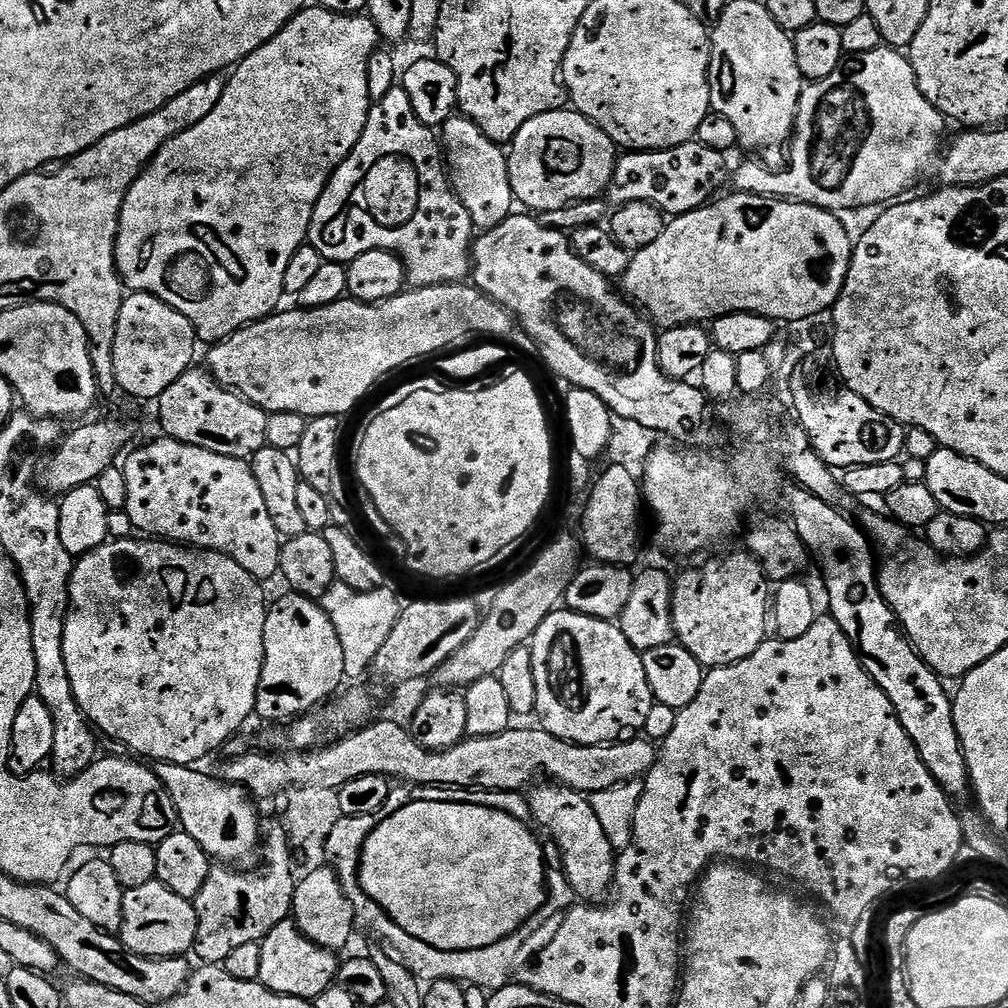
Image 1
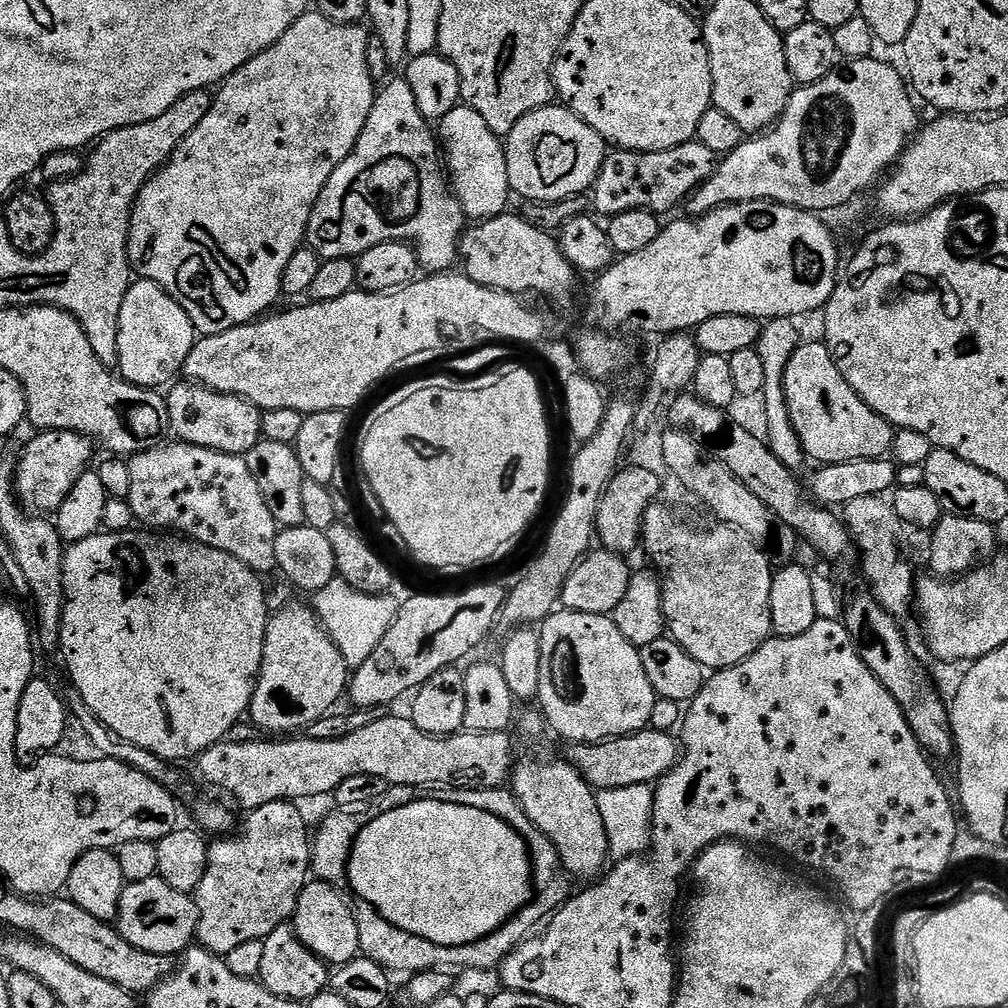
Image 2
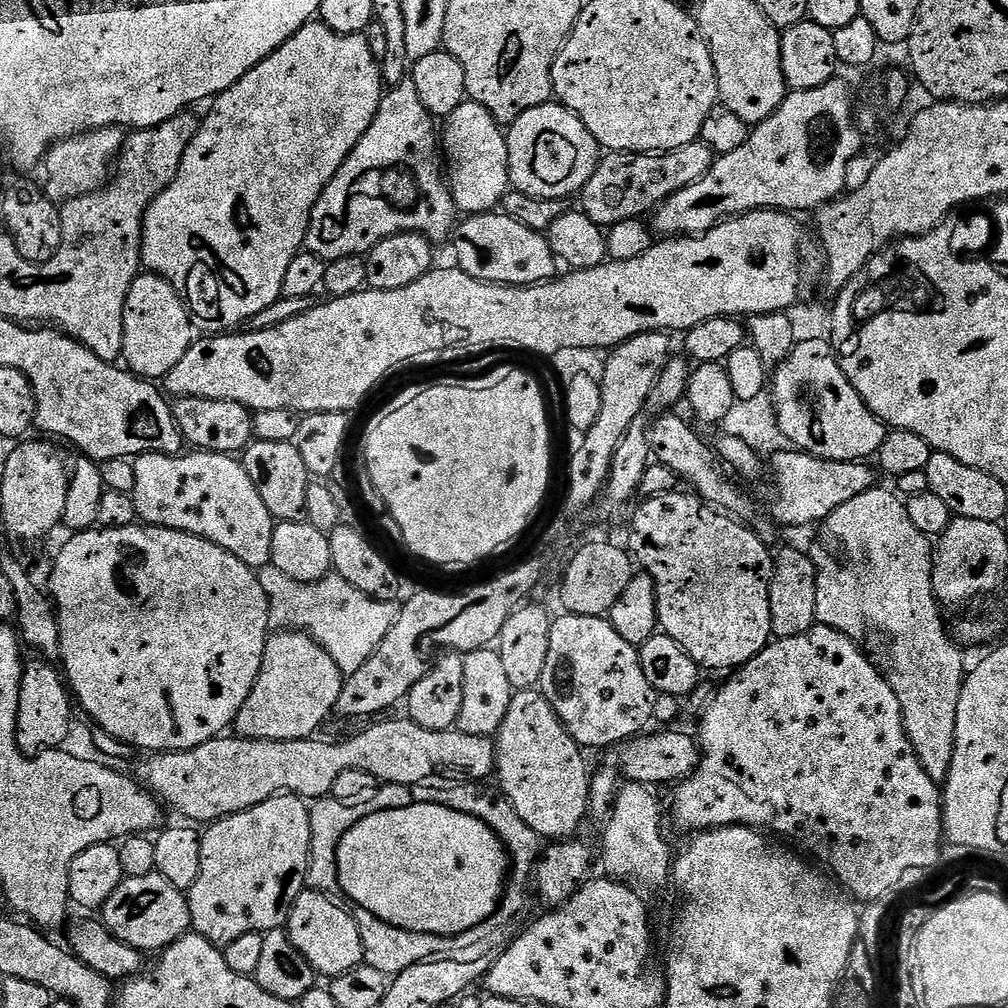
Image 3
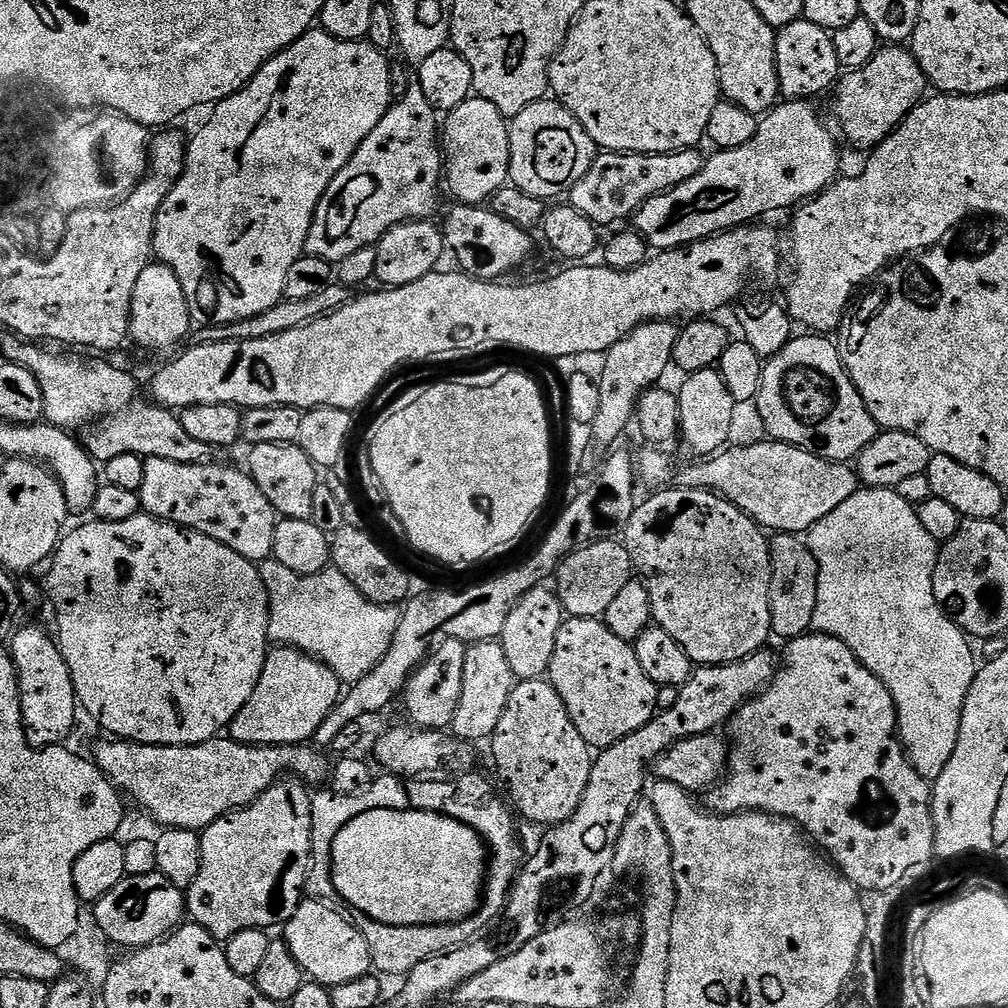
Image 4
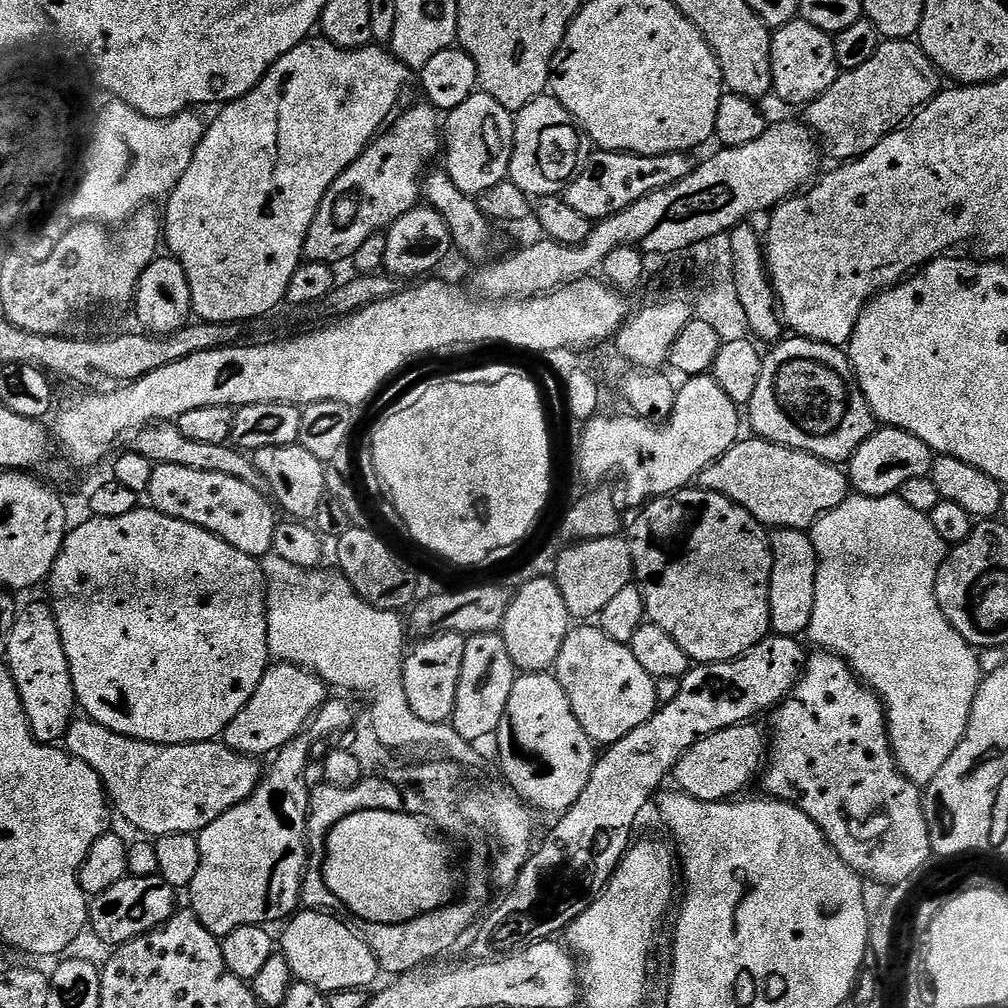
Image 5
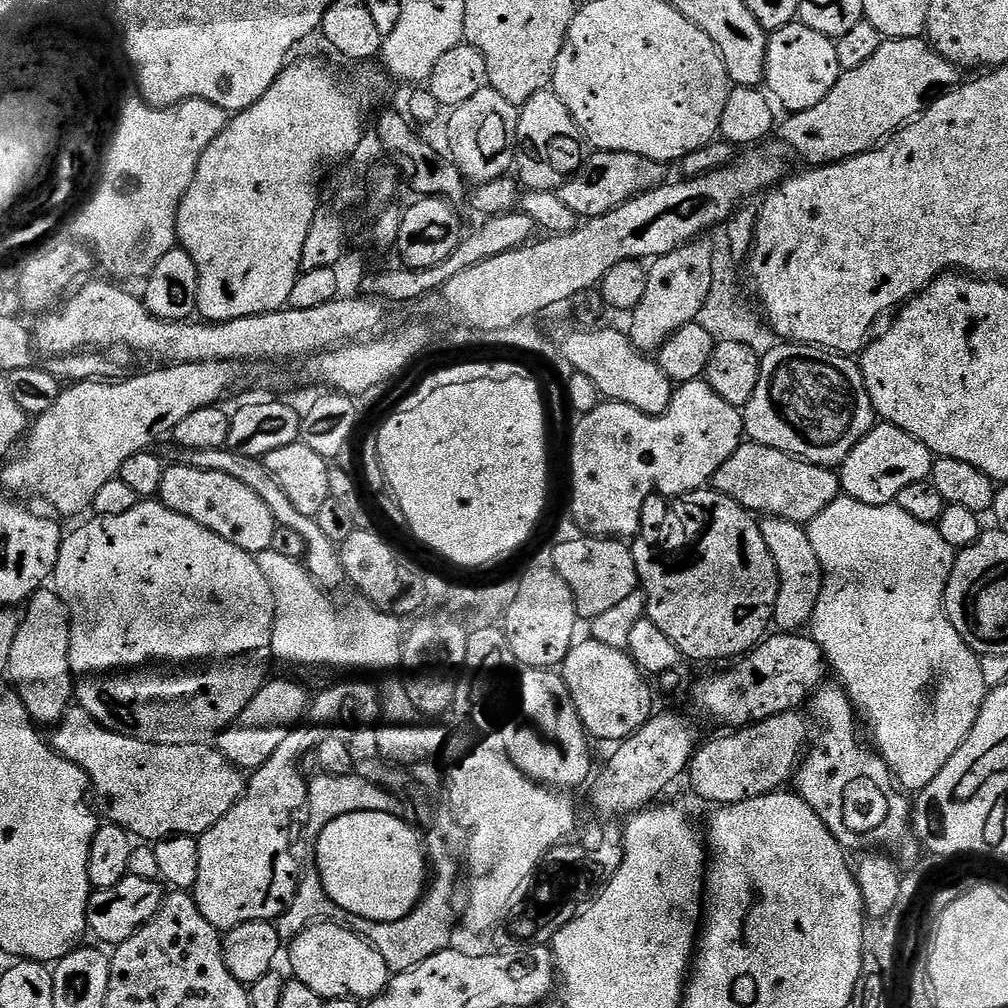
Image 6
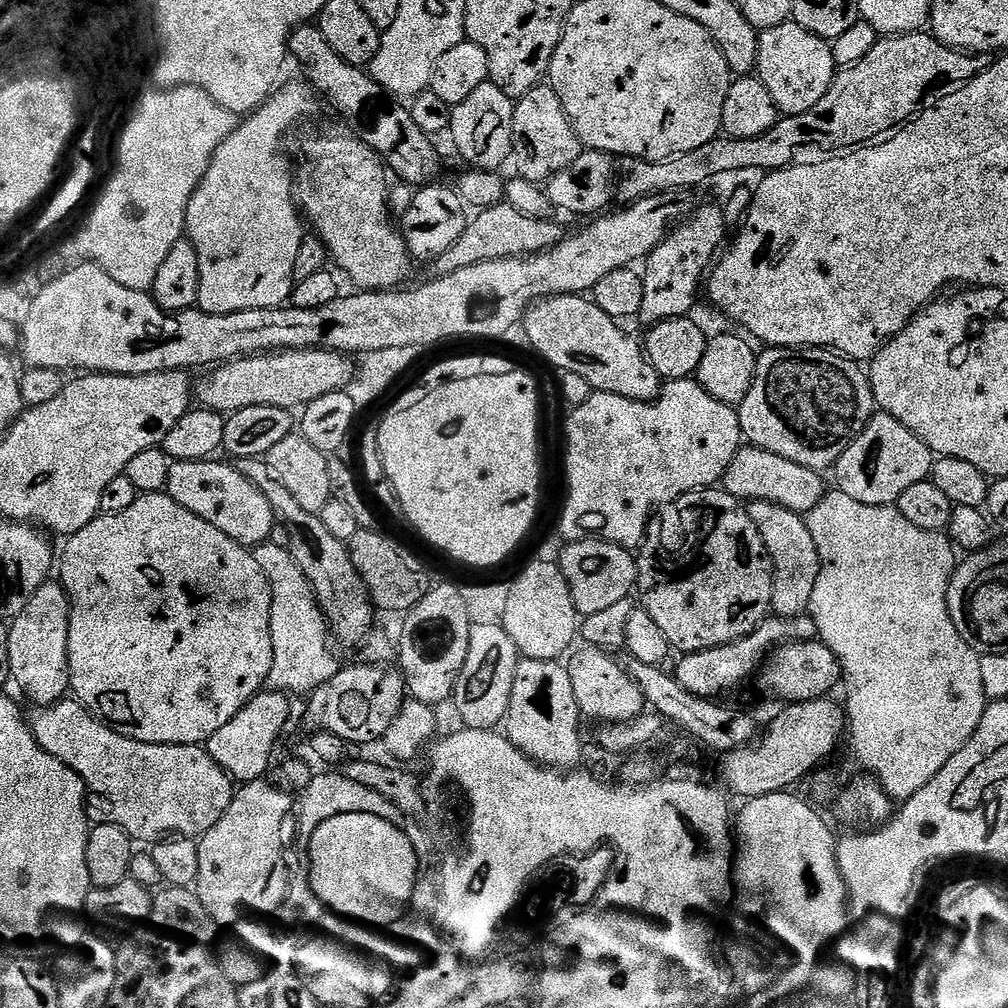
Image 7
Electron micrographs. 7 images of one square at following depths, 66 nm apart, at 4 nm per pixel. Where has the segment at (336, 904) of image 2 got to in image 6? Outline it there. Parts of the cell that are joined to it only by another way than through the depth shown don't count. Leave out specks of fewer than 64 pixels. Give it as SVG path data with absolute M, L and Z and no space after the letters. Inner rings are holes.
M313 922L290 941L289 948L292 948L288 952L288 960L292 963L291 975L306 982L314 994L325 1000L350 998L367 1002L388 986L390 973L382 954L343 924Z

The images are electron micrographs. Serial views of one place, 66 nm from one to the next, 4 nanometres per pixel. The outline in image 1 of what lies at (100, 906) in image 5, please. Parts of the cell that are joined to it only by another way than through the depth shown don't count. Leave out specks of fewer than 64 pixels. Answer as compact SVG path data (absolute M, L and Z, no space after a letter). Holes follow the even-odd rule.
M159 880L146 882L146 886L134 886L124 893L122 902L122 926L120 941L133 956L159 958L162 956L183 956L196 946L198 914L193 901L174 894Z

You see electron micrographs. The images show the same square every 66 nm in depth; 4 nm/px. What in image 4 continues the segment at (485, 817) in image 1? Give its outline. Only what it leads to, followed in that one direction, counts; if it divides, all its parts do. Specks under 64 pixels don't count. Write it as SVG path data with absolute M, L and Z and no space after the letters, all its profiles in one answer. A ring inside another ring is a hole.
M372 808L334 838L332 881L337 897L371 920L390 926L455 924L479 908L489 860L484 837L462 821L408 808Z

